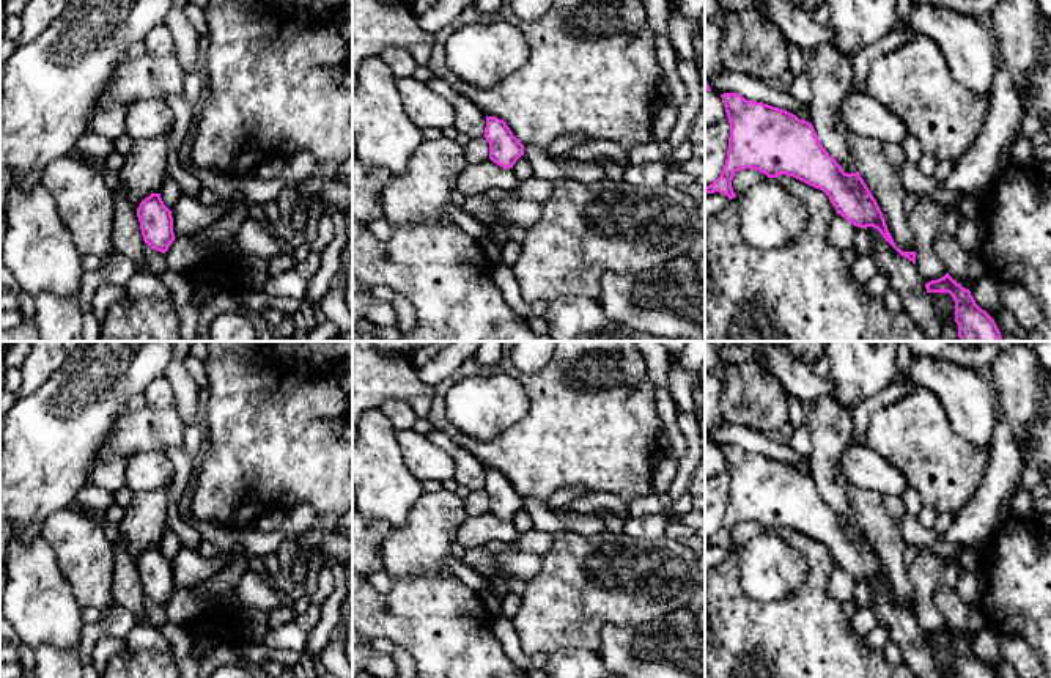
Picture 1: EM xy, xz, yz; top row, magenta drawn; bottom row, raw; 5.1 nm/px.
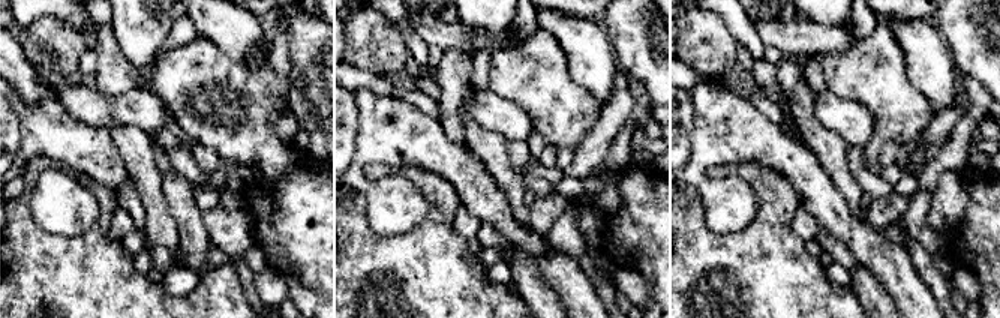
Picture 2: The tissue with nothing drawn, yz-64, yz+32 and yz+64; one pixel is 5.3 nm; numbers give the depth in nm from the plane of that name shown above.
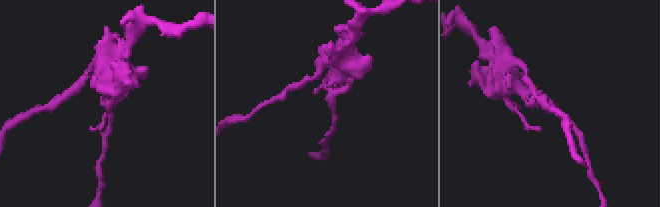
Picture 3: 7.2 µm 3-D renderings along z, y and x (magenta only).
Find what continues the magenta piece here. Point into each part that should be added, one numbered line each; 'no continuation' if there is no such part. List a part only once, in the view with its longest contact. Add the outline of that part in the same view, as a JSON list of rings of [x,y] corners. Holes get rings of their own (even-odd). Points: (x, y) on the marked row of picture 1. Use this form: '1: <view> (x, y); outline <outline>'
no continuation

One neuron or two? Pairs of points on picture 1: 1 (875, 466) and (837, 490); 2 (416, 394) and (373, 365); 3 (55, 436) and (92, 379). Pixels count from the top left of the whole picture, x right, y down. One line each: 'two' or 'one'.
1: two
2: one
3: one

